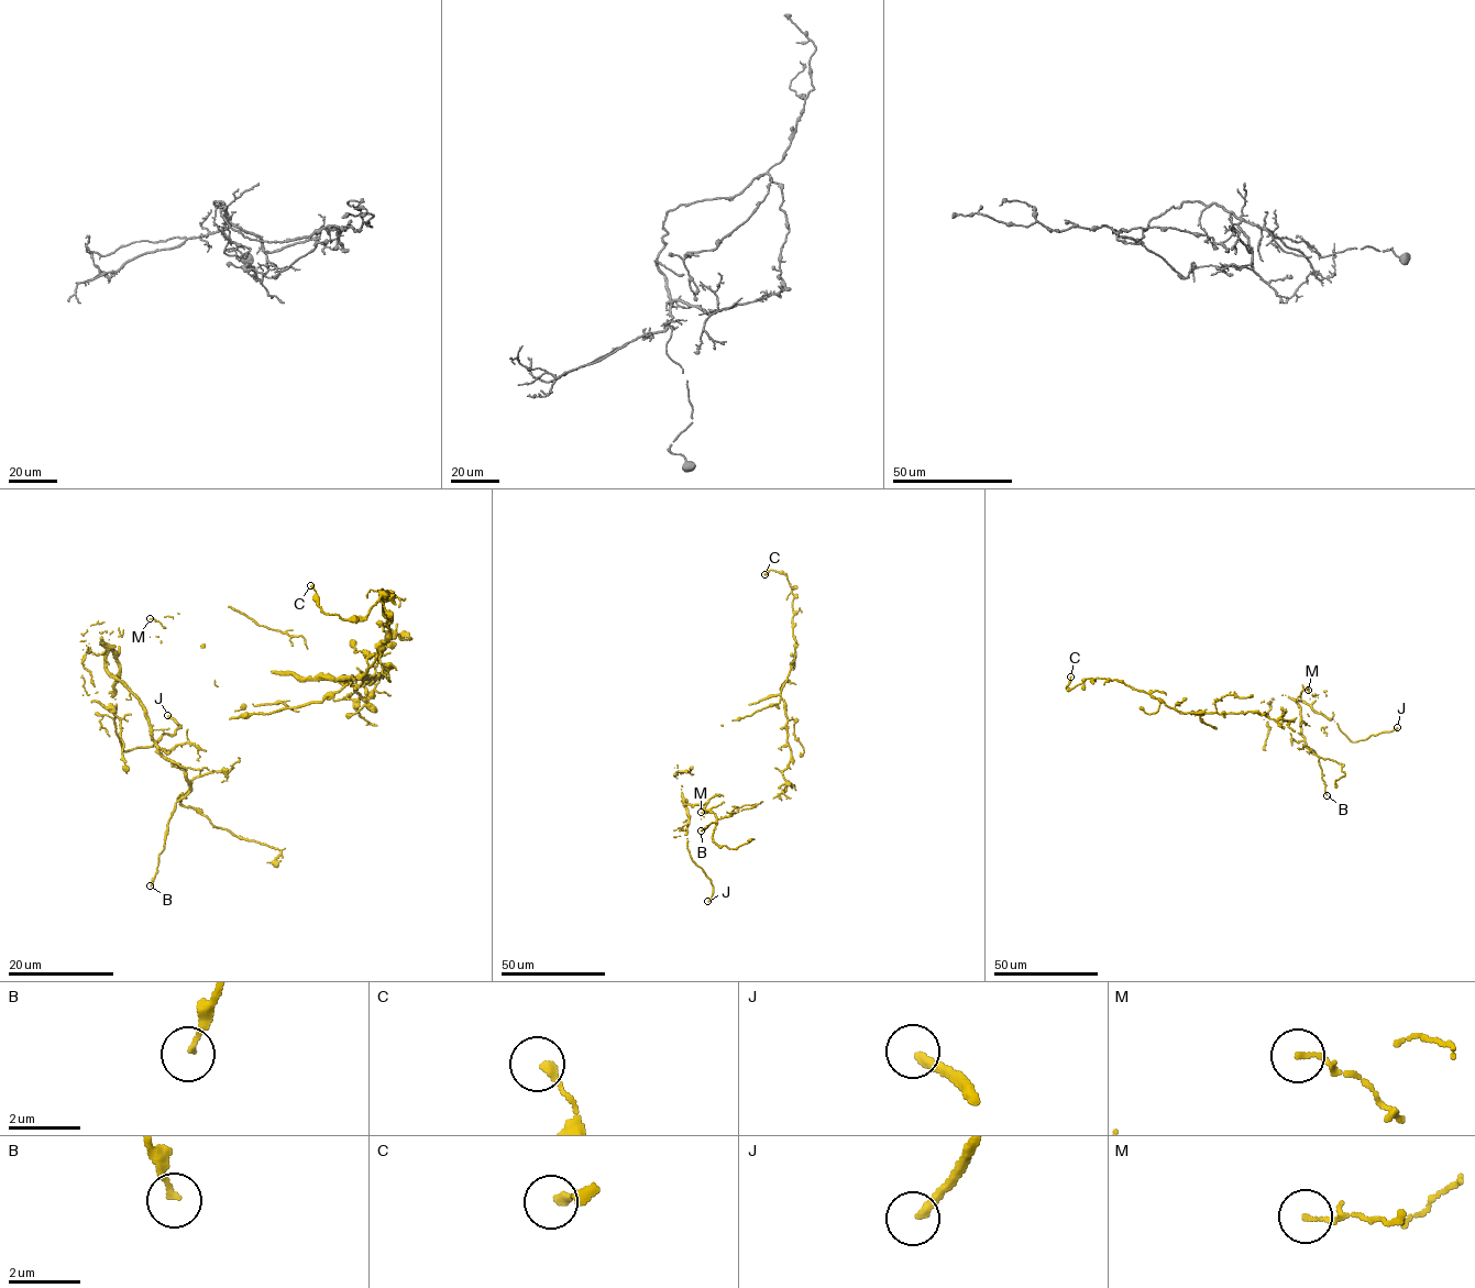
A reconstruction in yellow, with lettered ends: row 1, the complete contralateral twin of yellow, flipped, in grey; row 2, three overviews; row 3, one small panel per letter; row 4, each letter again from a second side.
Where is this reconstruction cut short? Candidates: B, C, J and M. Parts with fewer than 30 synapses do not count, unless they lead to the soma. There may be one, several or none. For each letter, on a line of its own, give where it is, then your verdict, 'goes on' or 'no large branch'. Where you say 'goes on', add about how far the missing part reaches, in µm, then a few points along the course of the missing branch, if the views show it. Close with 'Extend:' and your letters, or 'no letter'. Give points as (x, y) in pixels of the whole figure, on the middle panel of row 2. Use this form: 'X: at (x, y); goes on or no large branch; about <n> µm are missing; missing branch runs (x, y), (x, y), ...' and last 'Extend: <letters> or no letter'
B: at (701, 830); no large branch
C: at (764, 574); no large branch
J: at (707, 901); goes on; about 30 µm are missing; missing branch runs (707, 901), (693, 923), (691, 936), (694, 938)
M: at (701, 812); no large branch
Extend: J

